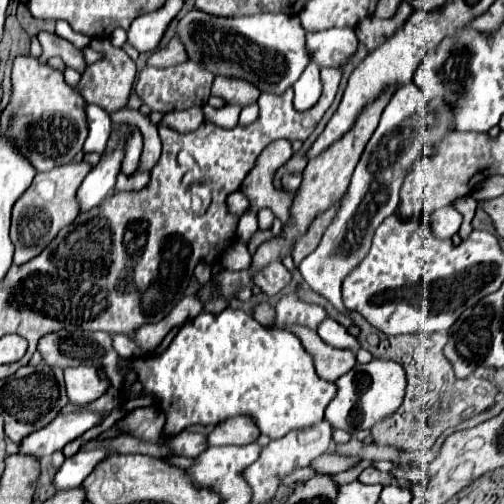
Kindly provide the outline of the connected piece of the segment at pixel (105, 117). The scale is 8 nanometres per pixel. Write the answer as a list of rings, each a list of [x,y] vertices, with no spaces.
[[[86,105],[86,119],[88,119],[88,137],[84,143],[84,153],[94,151],[102,155],[112,131],[110,115],[98,105]]]

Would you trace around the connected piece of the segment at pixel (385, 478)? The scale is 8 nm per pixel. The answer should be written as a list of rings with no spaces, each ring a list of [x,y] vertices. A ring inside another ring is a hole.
[[[370,466],[362,471],[360,476],[358,477],[358,480],[364,484],[382,484],[383,486],[385,486],[390,482],[391,478],[388,473],[381,472],[376,468]]]

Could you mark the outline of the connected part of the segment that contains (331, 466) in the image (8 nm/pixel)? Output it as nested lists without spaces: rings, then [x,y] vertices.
[[[324,453],[320,455],[318,459],[312,461],[312,467],[320,473],[326,473],[326,475],[334,475],[334,473],[340,473],[344,469],[348,469],[358,457],[338,457],[338,455],[332,455],[332,453]]]

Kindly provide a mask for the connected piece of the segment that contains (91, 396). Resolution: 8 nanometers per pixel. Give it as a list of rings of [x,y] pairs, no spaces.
[[[86,365],[64,369],[64,381],[66,381],[68,399],[70,403],[76,405],[84,405],[98,399],[110,387],[108,381],[102,381],[96,375],[94,367],[86,367]]]

